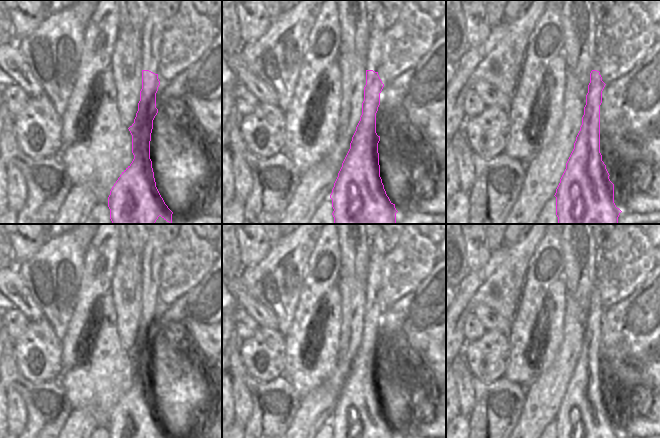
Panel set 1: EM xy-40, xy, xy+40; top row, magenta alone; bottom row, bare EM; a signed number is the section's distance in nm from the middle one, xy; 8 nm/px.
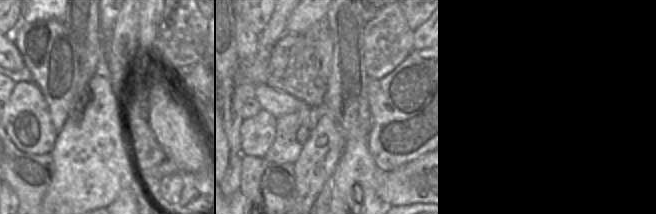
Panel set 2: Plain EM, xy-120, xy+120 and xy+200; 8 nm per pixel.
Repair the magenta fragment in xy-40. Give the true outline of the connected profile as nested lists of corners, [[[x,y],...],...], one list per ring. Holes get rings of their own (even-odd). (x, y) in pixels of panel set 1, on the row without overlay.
[[[144,224],[148,231],[142,246],[142,313],[134,347],[128,352],[132,359],[132,387],[122,396],[108,421],[110,438],[173,438],[161,421],[154,402],[152,385],[150,383],[150,365],[153,344],[158,337],[156,332],[156,317],[160,309],[158,303],[158,285],[160,269],[164,255],[163,224]]]

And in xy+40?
[[[594,281],[582,349],[556,413],[556,438],[620,438],[600,377],[600,329],[605,307]]]

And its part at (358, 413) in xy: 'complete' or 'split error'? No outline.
split error

